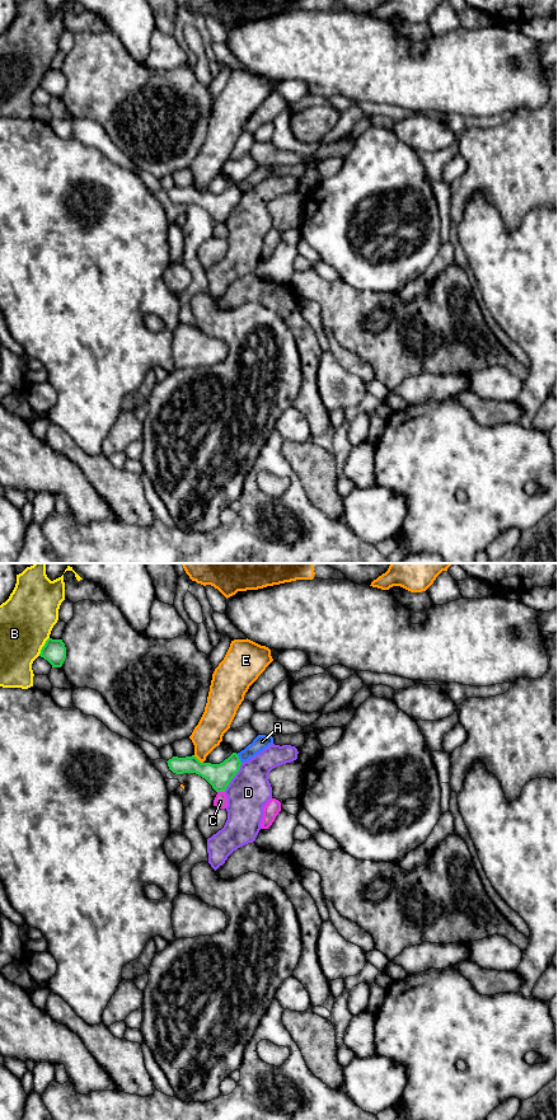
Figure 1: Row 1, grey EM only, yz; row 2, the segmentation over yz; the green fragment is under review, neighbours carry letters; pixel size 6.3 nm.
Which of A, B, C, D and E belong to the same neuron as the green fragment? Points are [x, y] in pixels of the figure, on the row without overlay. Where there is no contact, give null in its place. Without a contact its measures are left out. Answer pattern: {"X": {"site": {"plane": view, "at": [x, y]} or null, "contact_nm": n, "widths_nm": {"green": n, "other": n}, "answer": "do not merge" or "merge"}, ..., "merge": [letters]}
{"A": {"site": {"plane": "yz", "at": [238, 188]}, "contact_nm": 70, "widths_nm": {"green": 160, "other": 90}, "answer": "do not merge"}, "B": {"site": {"plane": "yz", "at": [43, 76]}, "contact_nm": 140, "widths_nm": {"green": 150, "other": 340}, "answer": "do not merge"}, "C": {"site": {"plane": "yz", "at": [221, 221]}, "contact_nm": 50, "widths_nm": {"green": 160, "other": 80}, "answer": "do not merge"}, "D": {"site": {"plane": "yz", "at": [234, 206]}, "contact_nm": 220, "widths_nm": {"green": 160, "other": 260}, "answer": "do not merge"}, "E": {"site": {"plane": "yz", "at": [196, 188]}, "contact_nm": 90, "widths_nm": {"green": 160, "other": 180}, "answer": "do not merge"}, "merge": []}

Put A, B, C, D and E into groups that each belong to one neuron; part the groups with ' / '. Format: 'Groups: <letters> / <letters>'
Groups: A / B / C / D / E

